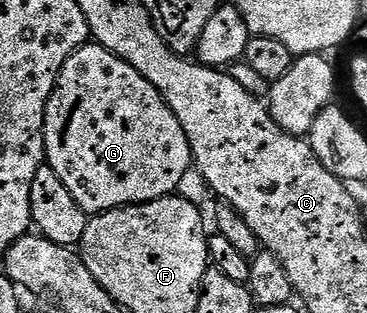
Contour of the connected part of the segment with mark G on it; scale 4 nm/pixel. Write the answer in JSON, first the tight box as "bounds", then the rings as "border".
{"bounds":[44,42,194,214],"border":[[[95,42],[81,46],[74,54],[70,54],[70,58],[62,66],[60,77],[56,80],[56,88],[48,100],[44,115],[44,158],[47,167],[52,168],[54,174],[58,174],[58,178],[62,178],[62,182],[66,186],[66,190],[70,190],[74,202],[78,202],[82,211],[89,214],[109,212],[115,208],[126,208],[129,204],[145,204],[163,196],[173,195],[177,191],[182,176],[194,164],[190,142],[186,138],[186,130],[182,130],[182,122],[178,122],[178,118],[174,118],[170,106],[162,98],[159,90],[146,78],[142,78],[142,74],[138,74],[138,70],[134,70],[134,66],[130,66],[125,60],[118,58],[113,52]]]}

